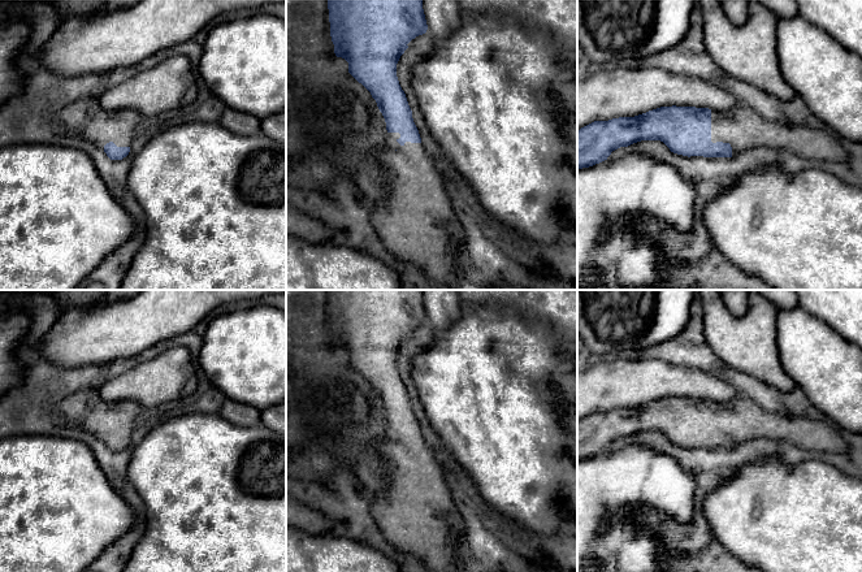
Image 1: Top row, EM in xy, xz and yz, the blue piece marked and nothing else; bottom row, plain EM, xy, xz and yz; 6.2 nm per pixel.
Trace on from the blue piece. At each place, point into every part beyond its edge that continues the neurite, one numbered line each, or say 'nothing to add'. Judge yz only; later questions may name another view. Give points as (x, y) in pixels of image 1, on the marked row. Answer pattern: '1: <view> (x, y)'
1: yz (741, 126)

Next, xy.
1: xy (85, 118)

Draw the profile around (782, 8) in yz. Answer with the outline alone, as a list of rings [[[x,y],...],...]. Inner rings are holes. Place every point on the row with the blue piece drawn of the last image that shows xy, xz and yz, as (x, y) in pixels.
[[[758,0],[779,18],[793,18],[798,16],[796,0]]]

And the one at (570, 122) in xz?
[[[564,116],[562,118],[562,125],[567,134],[567,139],[571,144],[569,162],[577,172],[577,117]]]

